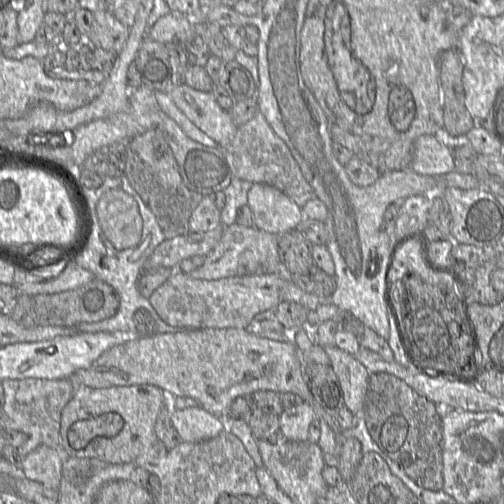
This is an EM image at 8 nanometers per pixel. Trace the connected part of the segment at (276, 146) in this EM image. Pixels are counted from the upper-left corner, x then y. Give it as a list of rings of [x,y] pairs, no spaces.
[[[257,112],[249,122],[238,127],[234,138],[227,145],[221,145],[219,148],[234,178],[273,186],[300,208],[309,200],[316,198],[288,146],[276,135],[260,112]]]

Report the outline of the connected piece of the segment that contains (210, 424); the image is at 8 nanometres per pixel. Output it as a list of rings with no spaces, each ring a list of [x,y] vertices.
[[[200,406],[173,409],[171,412],[171,426],[178,432],[182,442],[213,438],[227,429],[227,423],[225,418],[213,415]]]

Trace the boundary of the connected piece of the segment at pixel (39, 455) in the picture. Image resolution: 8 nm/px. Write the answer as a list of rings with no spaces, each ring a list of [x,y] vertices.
[[[41,445],[22,459],[20,474],[31,481],[59,490],[63,458],[60,450]]]

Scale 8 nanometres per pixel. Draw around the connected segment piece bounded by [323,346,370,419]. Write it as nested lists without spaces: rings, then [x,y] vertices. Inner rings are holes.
[[[338,347],[323,348],[330,359],[330,367],[339,380],[344,406],[355,418],[362,419],[363,403],[370,377],[369,371],[353,355]]]

